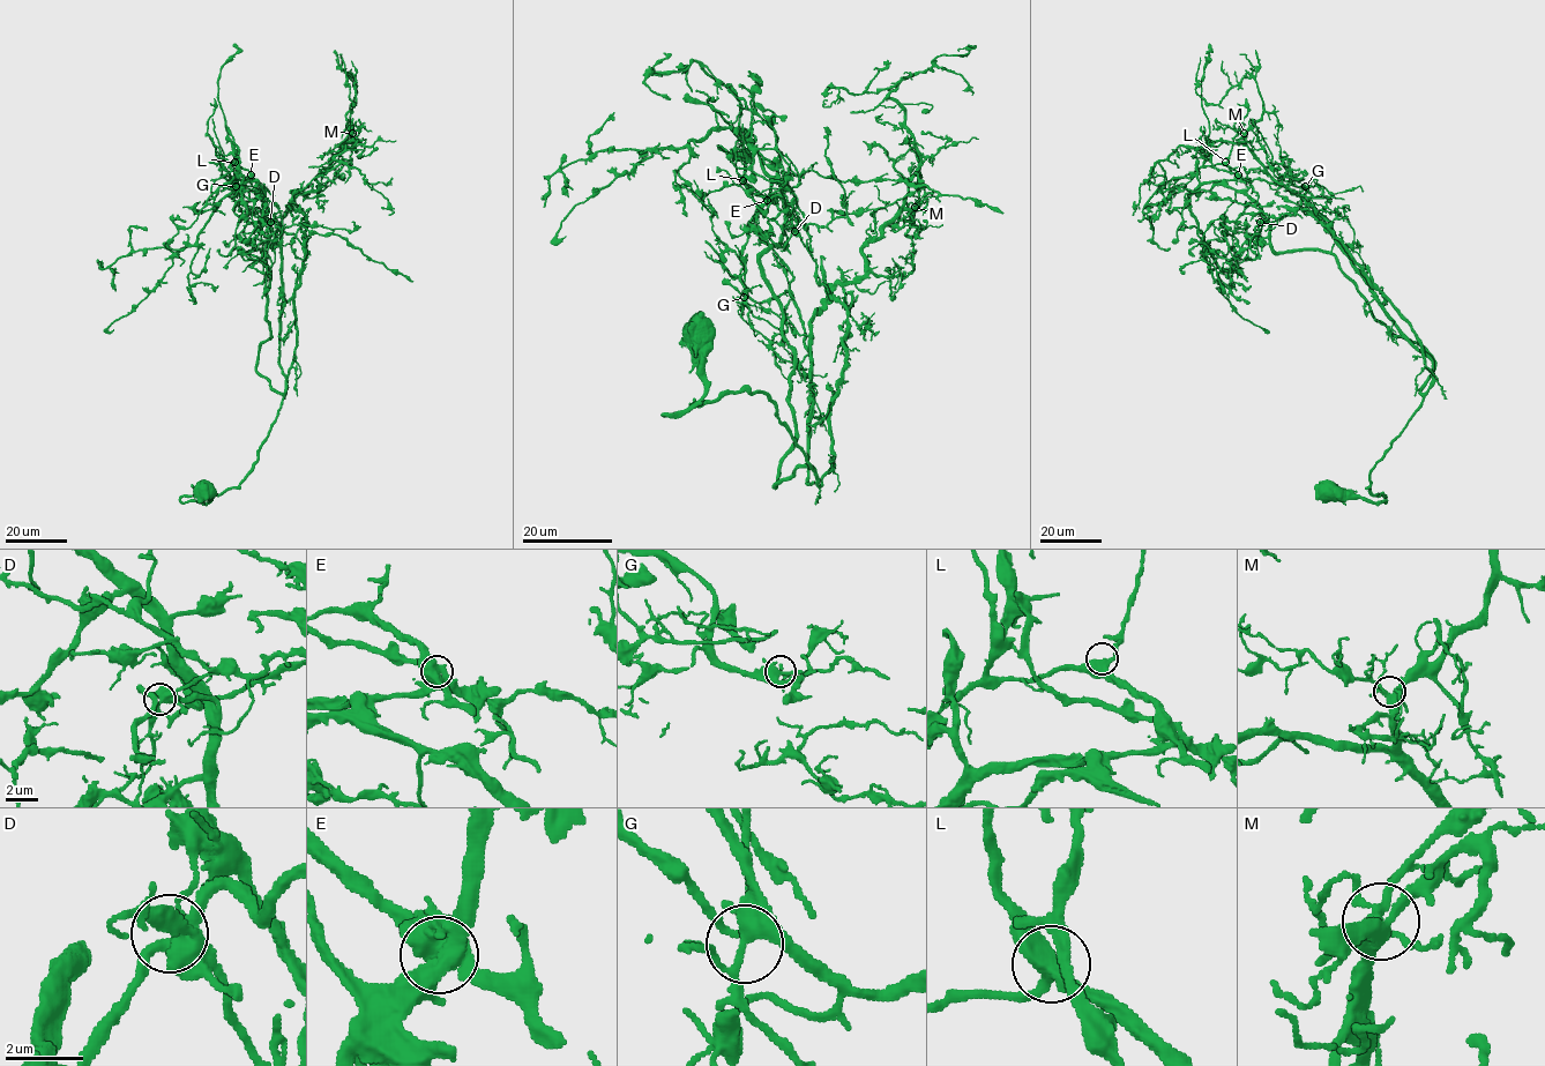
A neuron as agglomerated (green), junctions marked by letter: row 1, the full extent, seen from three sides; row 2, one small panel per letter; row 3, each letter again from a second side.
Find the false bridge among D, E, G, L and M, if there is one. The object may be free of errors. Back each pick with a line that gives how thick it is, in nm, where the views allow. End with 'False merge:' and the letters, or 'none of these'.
E: calibre 650 nm
False merge: E

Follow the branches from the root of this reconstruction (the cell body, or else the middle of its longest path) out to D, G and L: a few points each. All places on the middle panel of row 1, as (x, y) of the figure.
D: (699, 325), (704, 393), (663, 415), (763, 392), (820, 485), (833, 468), (846, 310), (815, 280), (795, 231)
G: (699, 325), (704, 393), (663, 415), (763, 392), (816, 483), (807, 483), (803, 320), (789, 291), (744, 297)
L: (699, 325), (704, 393), (663, 415), (763, 392), (816, 483), (803, 320), (740, 280), (764, 203), (743, 180)

